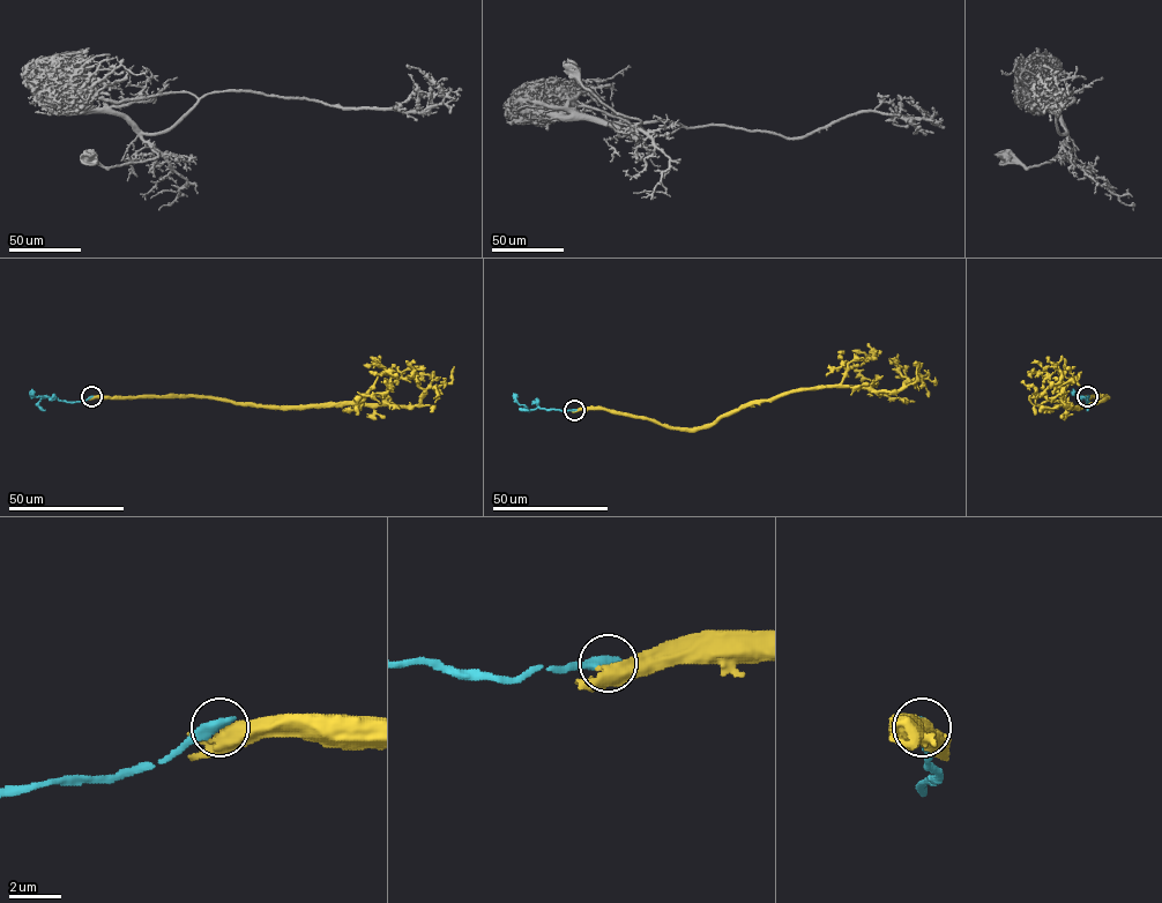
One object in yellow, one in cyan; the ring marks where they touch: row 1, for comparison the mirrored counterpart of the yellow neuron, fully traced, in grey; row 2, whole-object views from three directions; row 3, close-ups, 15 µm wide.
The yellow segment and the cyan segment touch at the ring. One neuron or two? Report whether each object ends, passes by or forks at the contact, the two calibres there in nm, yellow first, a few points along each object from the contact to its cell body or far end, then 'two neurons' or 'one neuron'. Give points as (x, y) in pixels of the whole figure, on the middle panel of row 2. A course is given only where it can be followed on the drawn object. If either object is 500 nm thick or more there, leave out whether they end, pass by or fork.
calibres 500 and 480 nm; course yellow (575, 409), (701, 428), (790, 393), (898, 392), (903, 367), (906, 375), (895, 377); course cyan (574, 409), (529, 409), (519, 403), (513, 393); two neurons

